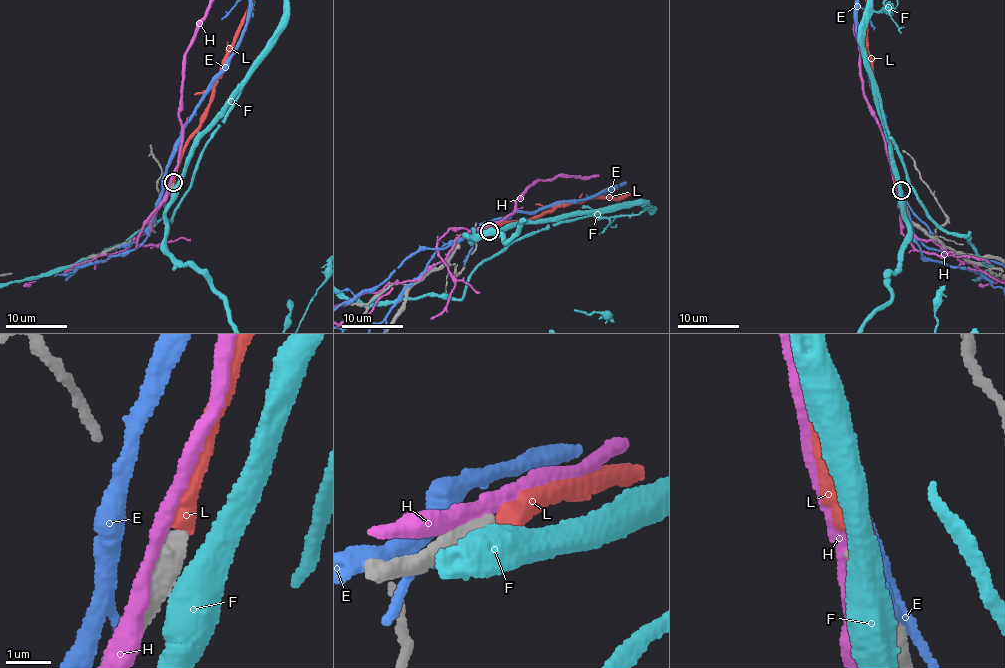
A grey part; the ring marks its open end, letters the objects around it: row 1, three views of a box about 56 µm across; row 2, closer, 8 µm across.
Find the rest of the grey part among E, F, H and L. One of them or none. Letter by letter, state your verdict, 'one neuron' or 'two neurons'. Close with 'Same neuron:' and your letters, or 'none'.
E: two neurons
F: two neurons
H: two neurons
L: one neuron
Same neuron: L

